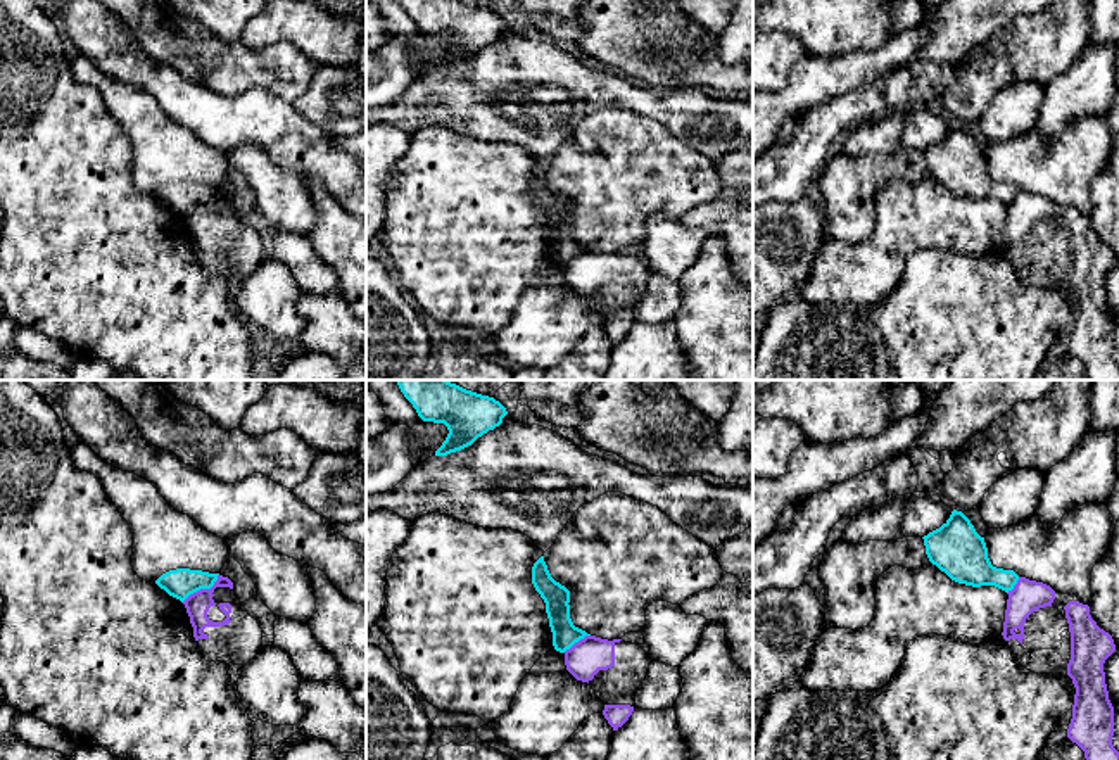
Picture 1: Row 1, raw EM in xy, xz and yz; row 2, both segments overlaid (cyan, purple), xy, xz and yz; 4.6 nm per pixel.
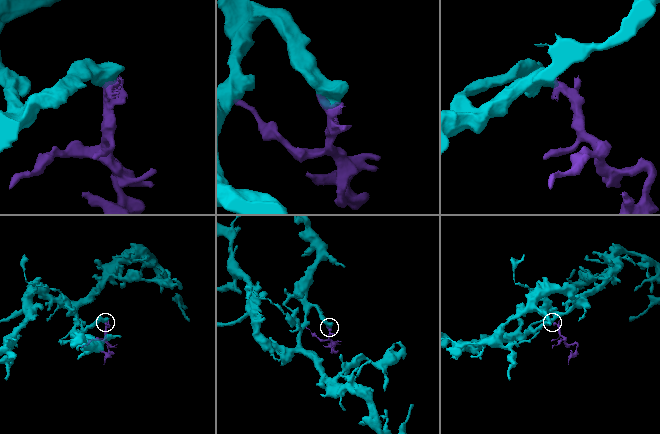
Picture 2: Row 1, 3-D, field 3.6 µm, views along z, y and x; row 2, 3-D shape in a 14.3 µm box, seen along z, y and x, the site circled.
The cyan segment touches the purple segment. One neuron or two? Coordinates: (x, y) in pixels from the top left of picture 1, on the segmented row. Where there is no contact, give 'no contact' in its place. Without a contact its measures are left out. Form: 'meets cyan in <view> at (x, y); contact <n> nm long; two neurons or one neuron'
meets cyan in xy at (202, 588); contact 220 nm long; two neurons

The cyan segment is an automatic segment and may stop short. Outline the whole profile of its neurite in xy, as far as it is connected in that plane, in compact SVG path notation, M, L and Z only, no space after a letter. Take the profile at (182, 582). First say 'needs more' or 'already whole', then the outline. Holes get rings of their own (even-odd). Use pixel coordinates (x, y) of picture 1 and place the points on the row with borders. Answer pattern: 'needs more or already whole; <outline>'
already whole; M176 568L162 573L155 584L164 589L169 596L181 603L200 589L211 589L218 580L219 573L209 573L202 570Z

